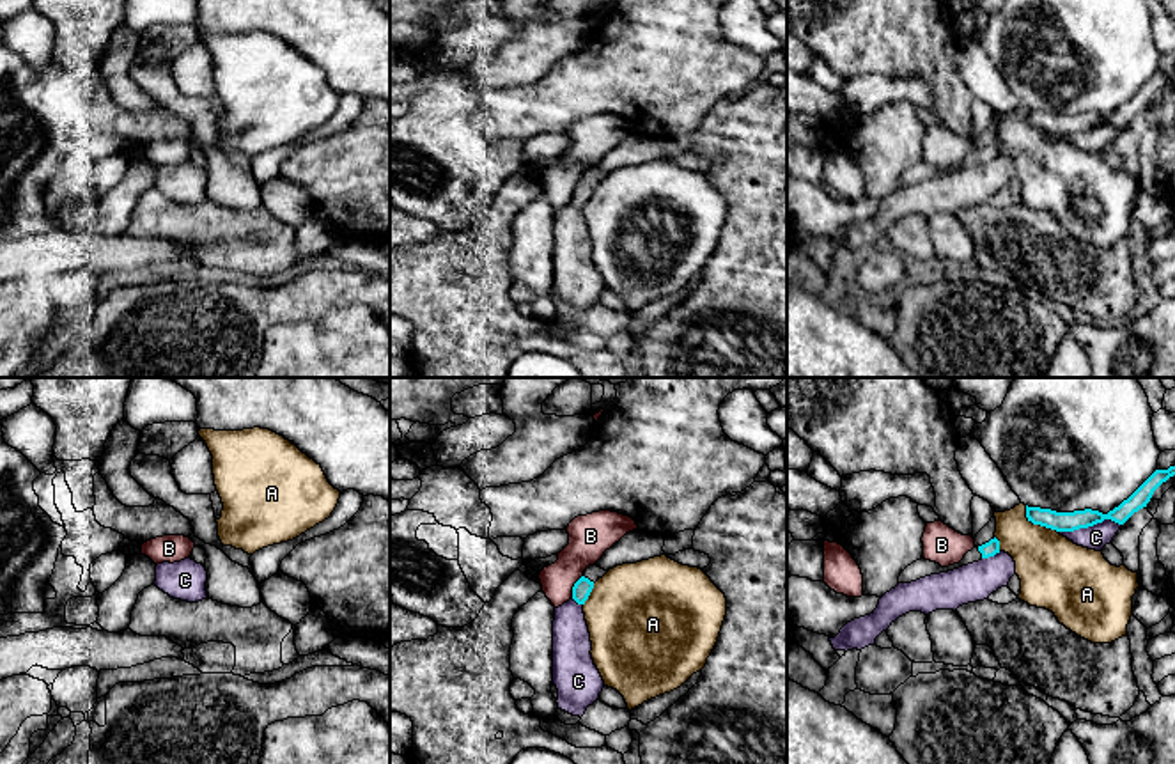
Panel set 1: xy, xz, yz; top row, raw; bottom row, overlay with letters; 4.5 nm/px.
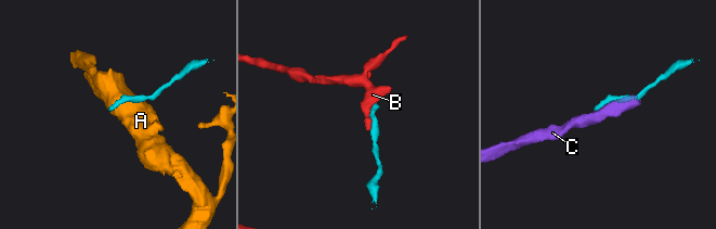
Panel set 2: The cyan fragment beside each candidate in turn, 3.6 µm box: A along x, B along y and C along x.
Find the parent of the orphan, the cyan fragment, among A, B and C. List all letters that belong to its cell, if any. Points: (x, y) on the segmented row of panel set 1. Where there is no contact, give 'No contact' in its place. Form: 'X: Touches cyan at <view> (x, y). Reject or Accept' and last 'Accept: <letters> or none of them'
A: Touches cyan at yz (1037, 523). Reject
B: Touches cyan at xz (575, 585). Reject
C: Touches cyan at yz (1089, 525). Reject
Accept: none of them

